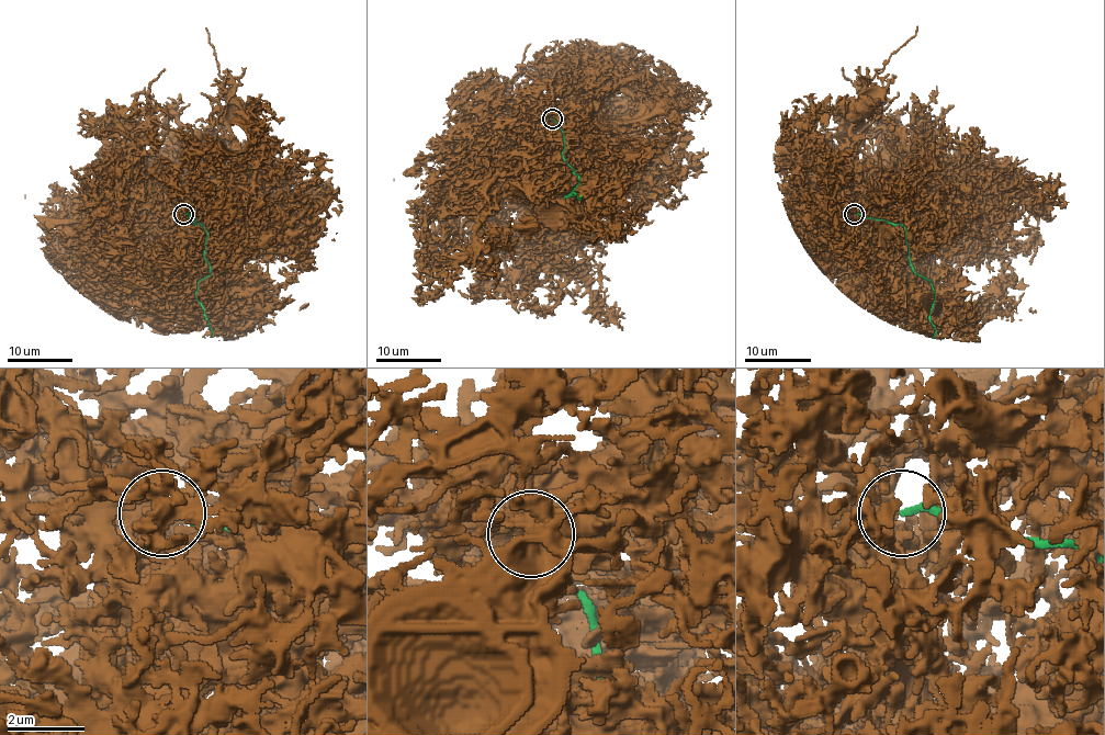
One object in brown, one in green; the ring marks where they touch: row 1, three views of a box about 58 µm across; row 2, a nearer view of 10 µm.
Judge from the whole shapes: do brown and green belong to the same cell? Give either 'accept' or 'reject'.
reject

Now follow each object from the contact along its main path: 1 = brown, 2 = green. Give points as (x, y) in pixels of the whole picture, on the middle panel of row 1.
1: (552, 117), (547, 119), (549, 136), (538, 135), (538, 143)
2: (552, 119), (562, 131), (563, 159), (578, 176), (576, 185), (565, 199), (572, 193), (579, 199), (582, 195)

